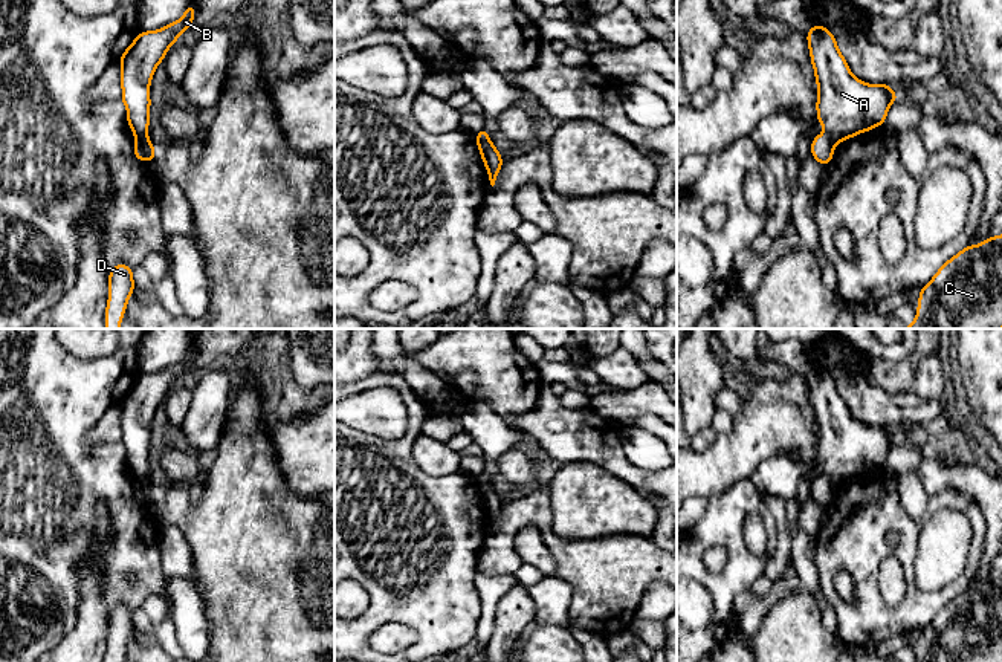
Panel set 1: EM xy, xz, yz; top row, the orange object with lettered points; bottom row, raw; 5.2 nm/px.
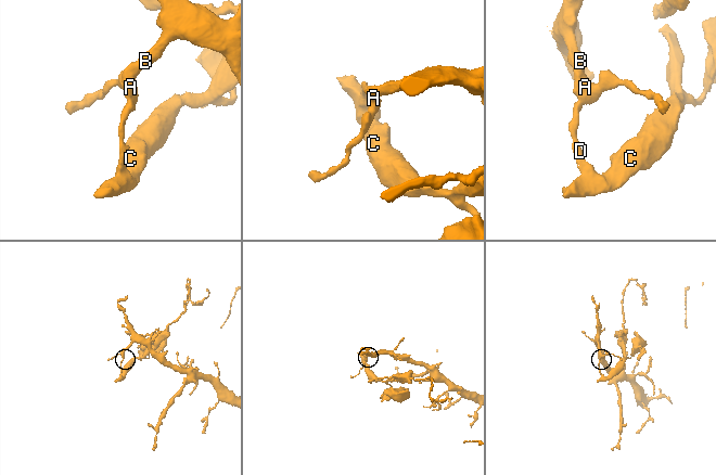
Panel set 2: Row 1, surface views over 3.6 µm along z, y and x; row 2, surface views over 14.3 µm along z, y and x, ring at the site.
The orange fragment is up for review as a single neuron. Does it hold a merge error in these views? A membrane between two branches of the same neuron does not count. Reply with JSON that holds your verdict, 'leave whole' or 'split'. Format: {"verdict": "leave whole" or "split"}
{"verdict": "split"}

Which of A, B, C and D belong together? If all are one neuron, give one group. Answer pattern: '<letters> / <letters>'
A B / C D

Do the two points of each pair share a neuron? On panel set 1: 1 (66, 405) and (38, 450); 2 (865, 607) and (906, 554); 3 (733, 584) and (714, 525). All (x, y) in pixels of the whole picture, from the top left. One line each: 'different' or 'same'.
1: same
2: same
3: same

